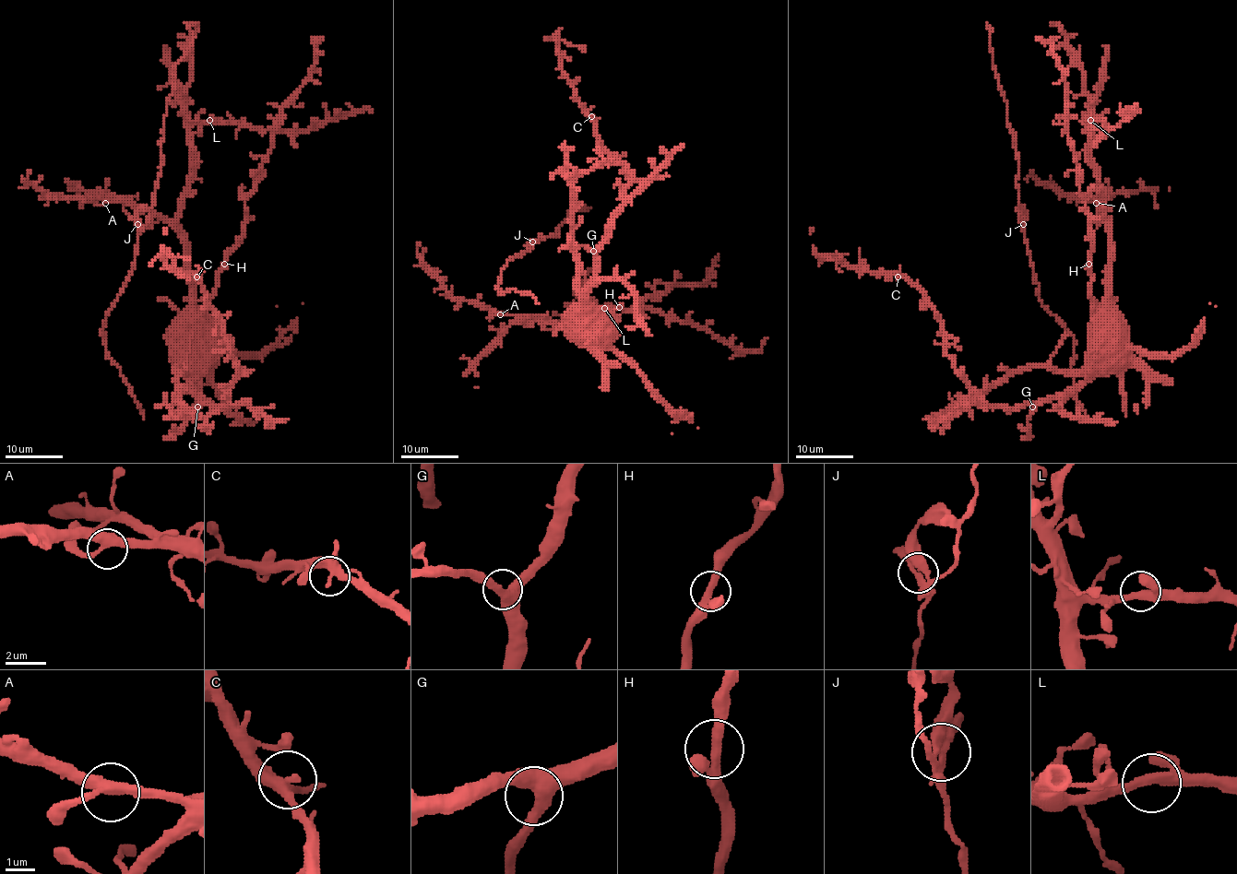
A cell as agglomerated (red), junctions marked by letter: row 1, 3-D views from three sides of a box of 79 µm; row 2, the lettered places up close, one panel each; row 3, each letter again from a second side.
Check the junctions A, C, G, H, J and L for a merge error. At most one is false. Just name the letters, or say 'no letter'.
J

